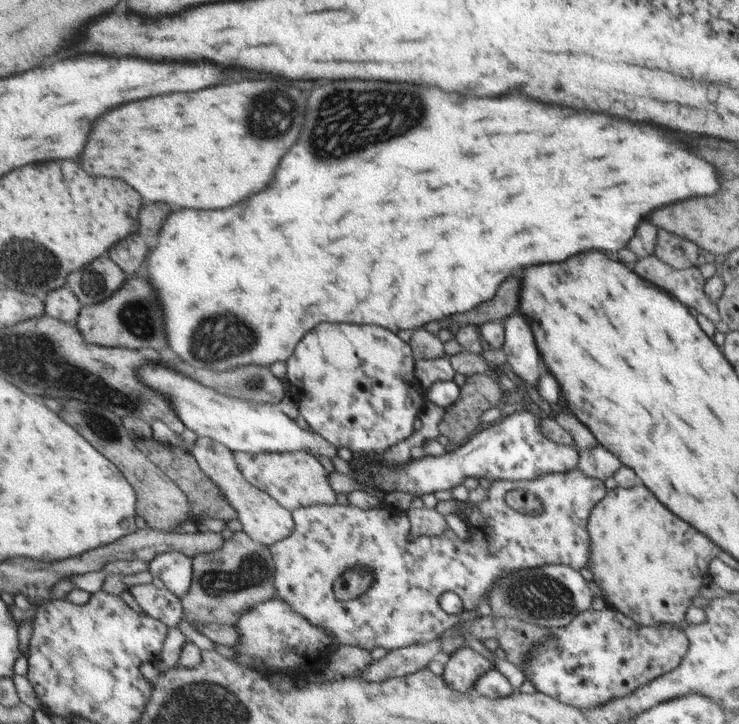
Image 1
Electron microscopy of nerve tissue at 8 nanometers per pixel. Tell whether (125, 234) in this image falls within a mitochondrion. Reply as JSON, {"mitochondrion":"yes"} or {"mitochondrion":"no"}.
{"mitochondrion":"no"}

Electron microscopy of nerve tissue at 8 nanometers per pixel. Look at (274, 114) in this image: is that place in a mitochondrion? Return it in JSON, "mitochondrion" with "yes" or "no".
{"mitochondrion":"yes"}

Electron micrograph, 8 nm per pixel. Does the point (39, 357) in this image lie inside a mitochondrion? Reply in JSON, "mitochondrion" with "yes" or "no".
{"mitochondrion":"yes"}

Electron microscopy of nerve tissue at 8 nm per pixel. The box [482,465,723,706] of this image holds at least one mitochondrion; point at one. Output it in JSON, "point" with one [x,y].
{"point":[541,597]}

